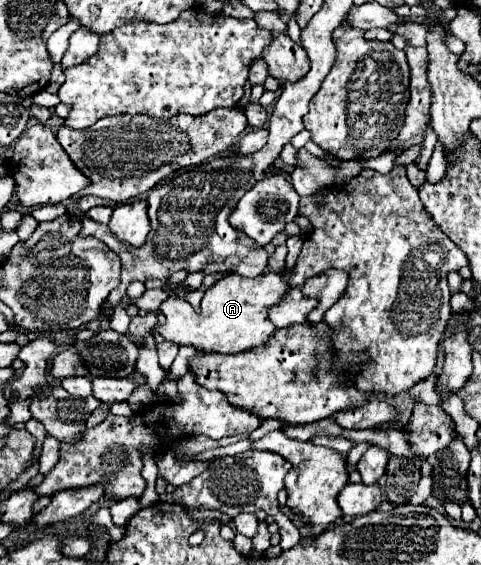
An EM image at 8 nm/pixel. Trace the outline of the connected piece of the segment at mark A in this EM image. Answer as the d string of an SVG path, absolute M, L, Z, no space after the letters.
M265 272L255 278L229 274L205 292L199 308L193 308L183 298L167 298L159 308L167 318L167 322L159 326L159 334L175 344L193 344L197 350L239 354L267 344L269 336L277 330L269 320L269 308L279 304L287 292L289 284L277 272Z

